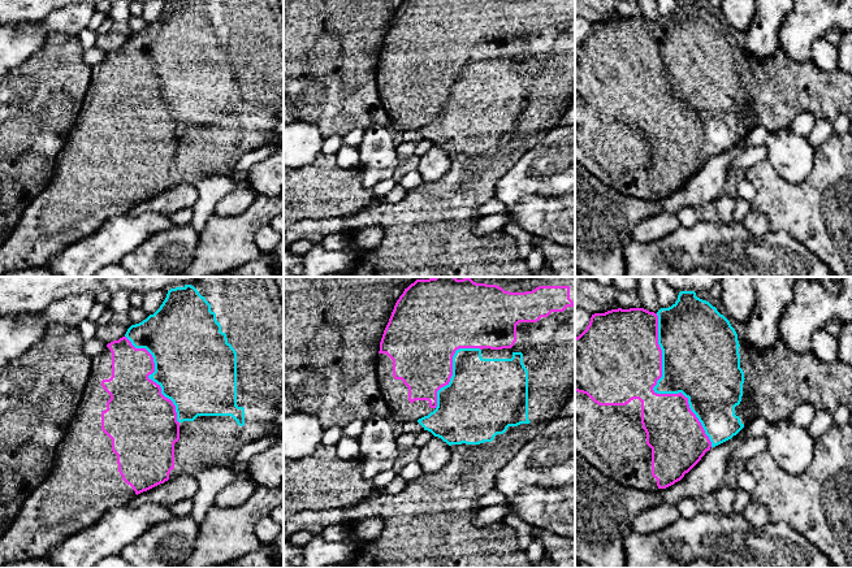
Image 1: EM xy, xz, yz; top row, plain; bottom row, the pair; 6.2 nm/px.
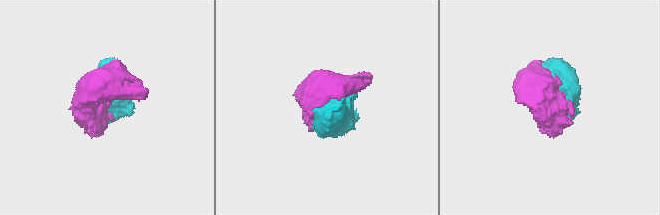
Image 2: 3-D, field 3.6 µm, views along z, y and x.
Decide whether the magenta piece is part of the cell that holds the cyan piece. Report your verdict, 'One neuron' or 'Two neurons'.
One neuron

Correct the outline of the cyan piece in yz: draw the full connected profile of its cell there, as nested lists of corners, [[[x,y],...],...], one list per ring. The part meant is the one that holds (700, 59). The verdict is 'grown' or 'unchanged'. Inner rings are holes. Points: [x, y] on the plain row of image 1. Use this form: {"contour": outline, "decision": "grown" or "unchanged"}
{"contour": [[[680,0],[678,9],[669,17],[661,17],[657,22],[644,17],[611,18],[605,22],[594,22],[587,38],[575,47],[575,160],[601,182],[615,188],[623,195],[641,200],[666,198],[680,190],[709,160],[734,144],[753,127],[764,126],[770,133],[788,127],[799,113],[809,112],[816,120],[825,118],[834,122],[839,114],[845,114],[852,122],[852,74],[843,70],[821,70],[812,60],[795,62],[782,49],[764,60],[757,61],[745,47],[740,47],[730,30],[721,23],[709,10],[696,5],[695,0]]], "decision": "grown"}

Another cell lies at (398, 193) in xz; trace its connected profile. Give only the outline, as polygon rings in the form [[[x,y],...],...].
[[[397,185],[390,192],[385,195],[384,201],[399,203],[406,196],[406,192],[407,191],[401,185]]]

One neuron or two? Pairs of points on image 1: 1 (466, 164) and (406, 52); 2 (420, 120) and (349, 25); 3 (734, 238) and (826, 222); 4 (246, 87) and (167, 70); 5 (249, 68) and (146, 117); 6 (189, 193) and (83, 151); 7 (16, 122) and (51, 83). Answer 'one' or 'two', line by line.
1: one
2: two
3: two
4: one
5: one
6: two
7: one

